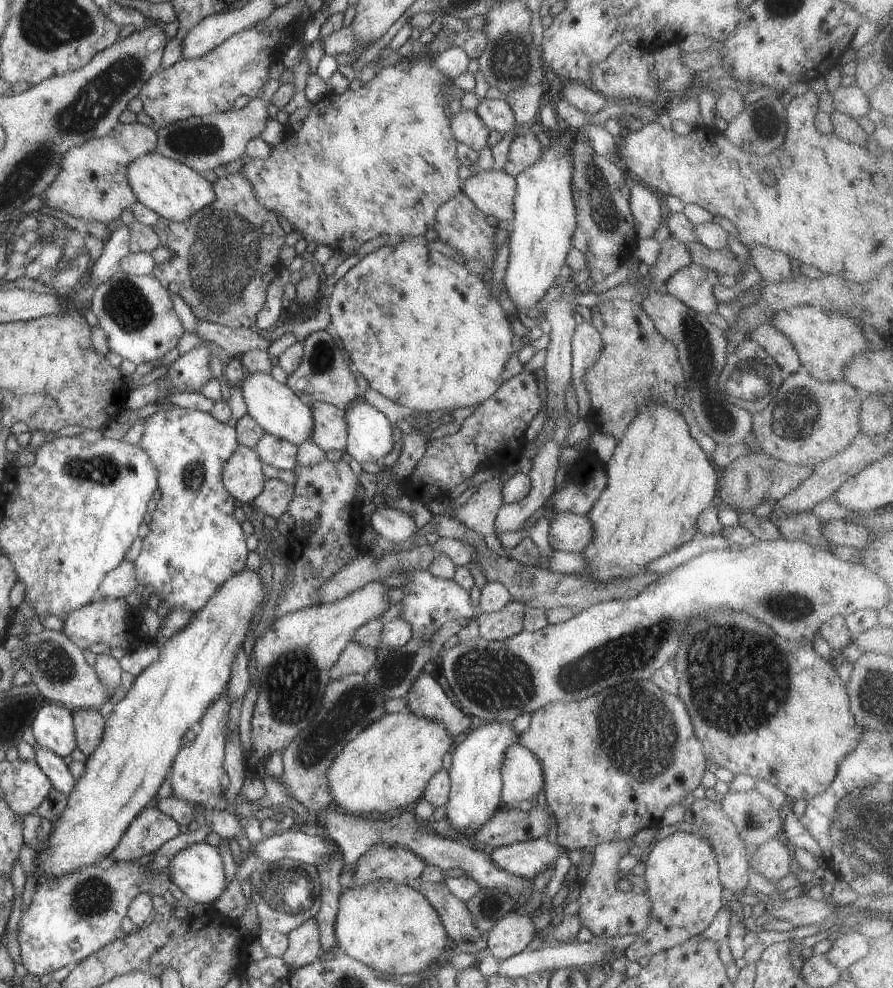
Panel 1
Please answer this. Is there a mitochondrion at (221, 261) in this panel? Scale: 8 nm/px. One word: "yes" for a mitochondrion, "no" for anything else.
yes

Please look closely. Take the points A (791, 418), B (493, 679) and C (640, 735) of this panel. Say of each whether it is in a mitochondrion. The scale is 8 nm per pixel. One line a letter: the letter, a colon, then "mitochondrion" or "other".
A: mitochondrion
B: mitochondrion
C: mitochondrion

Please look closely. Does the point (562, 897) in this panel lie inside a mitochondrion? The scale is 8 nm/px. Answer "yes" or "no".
no

